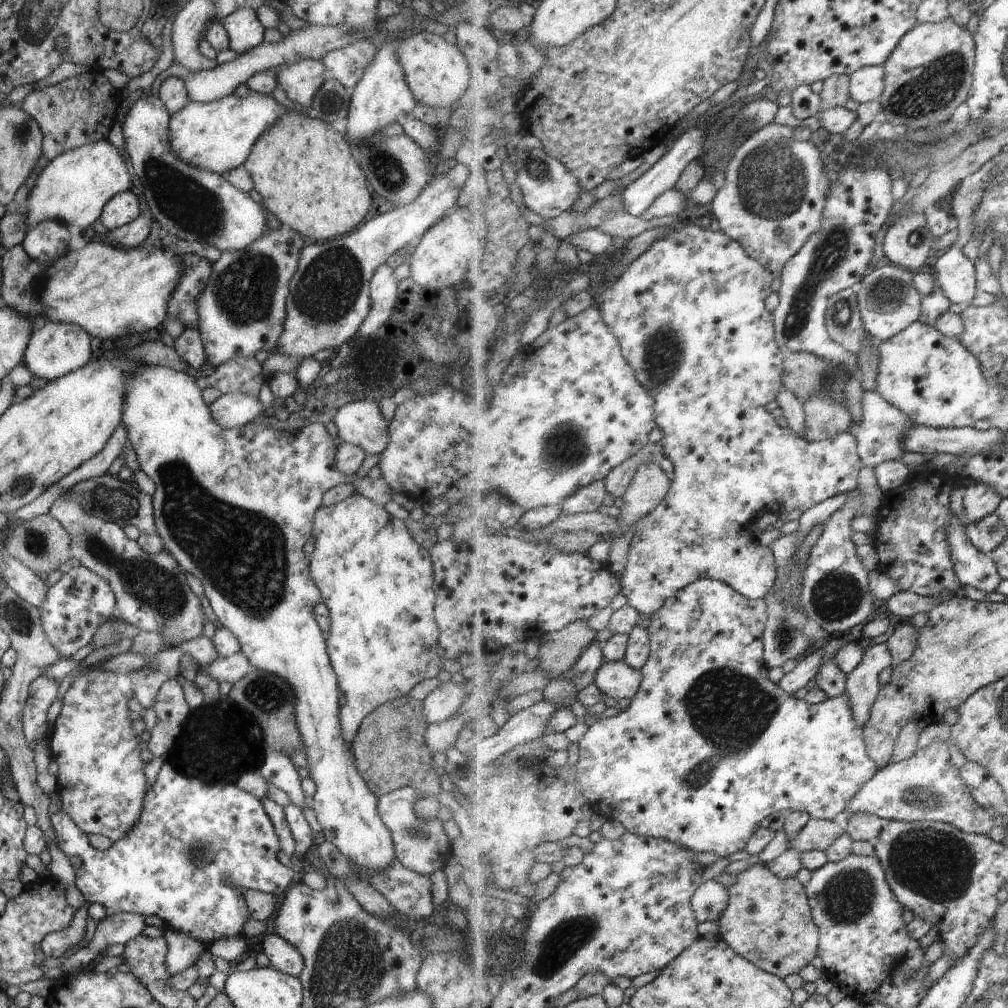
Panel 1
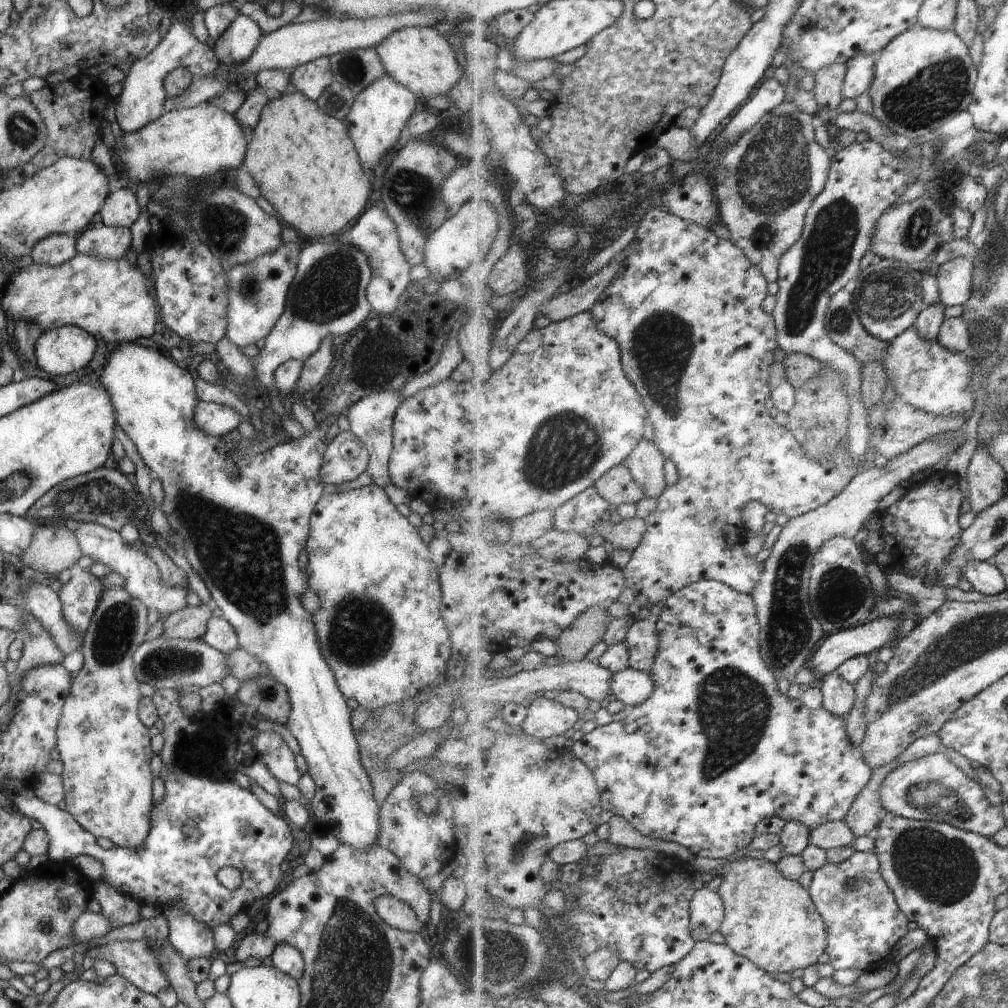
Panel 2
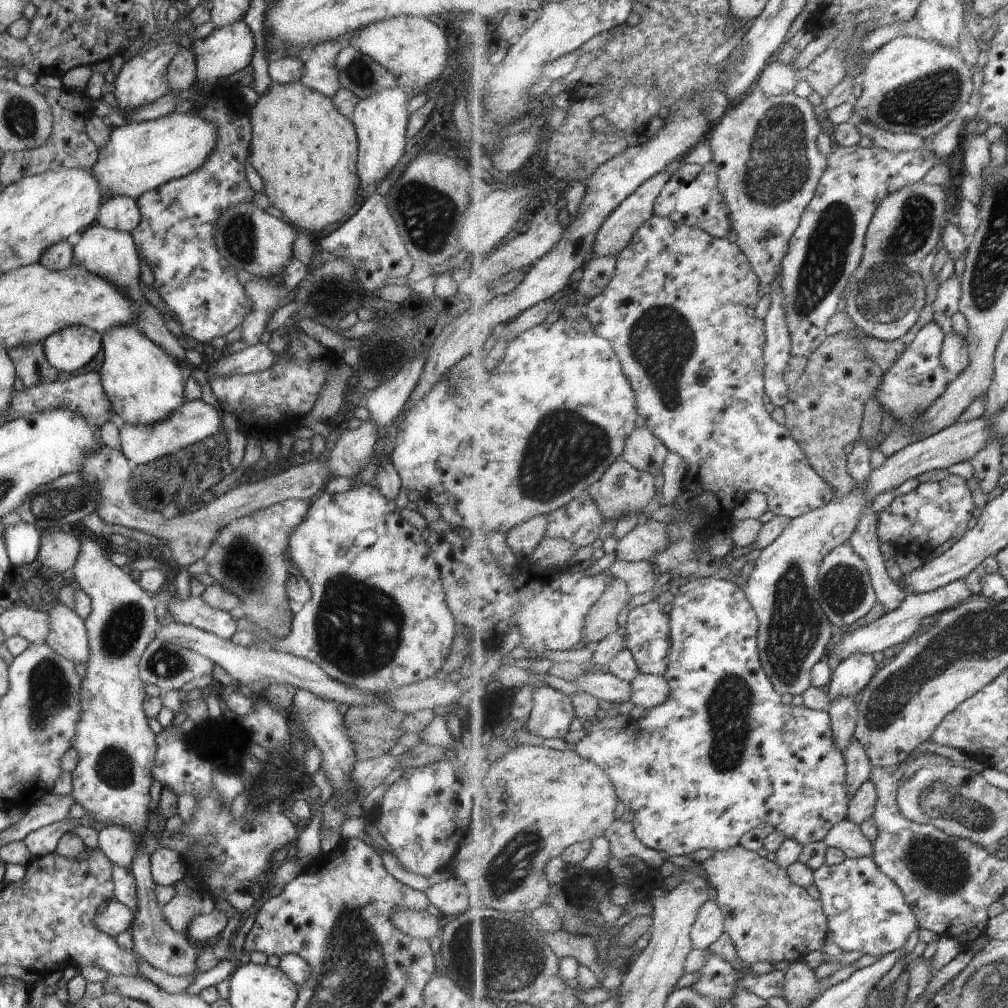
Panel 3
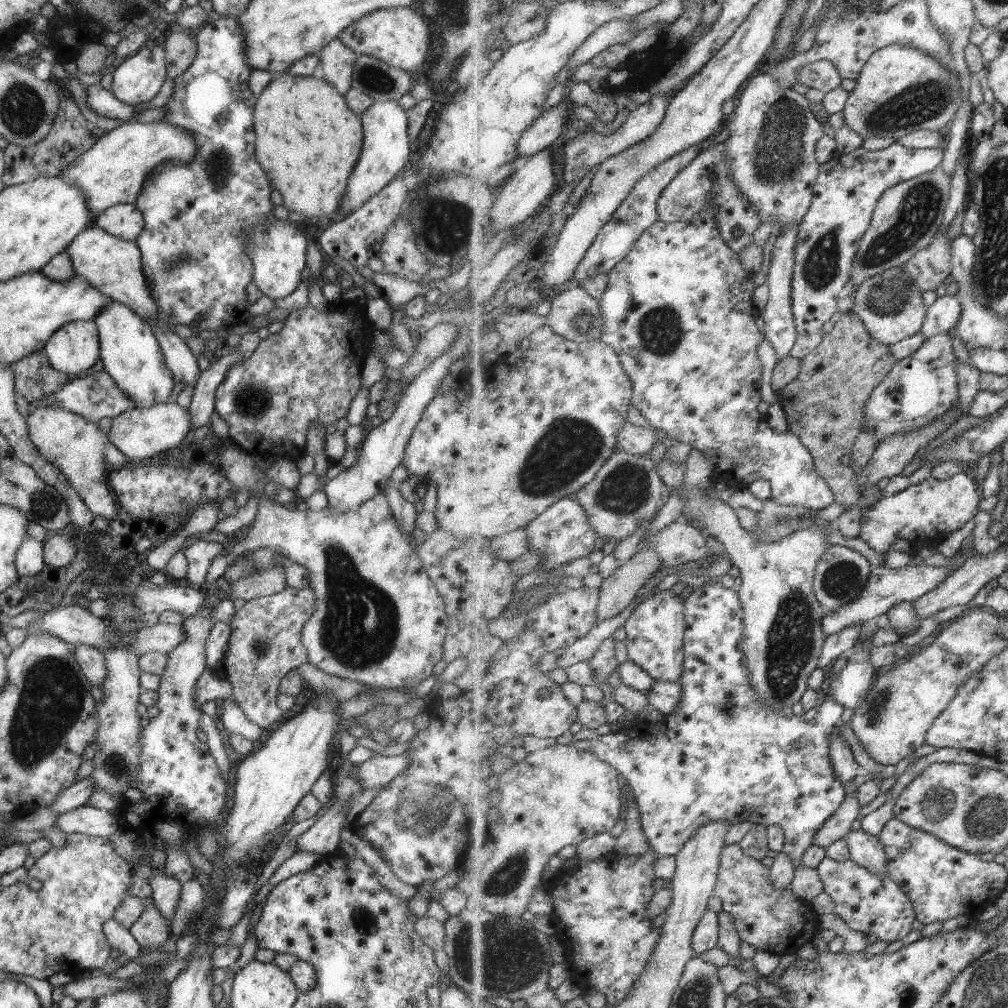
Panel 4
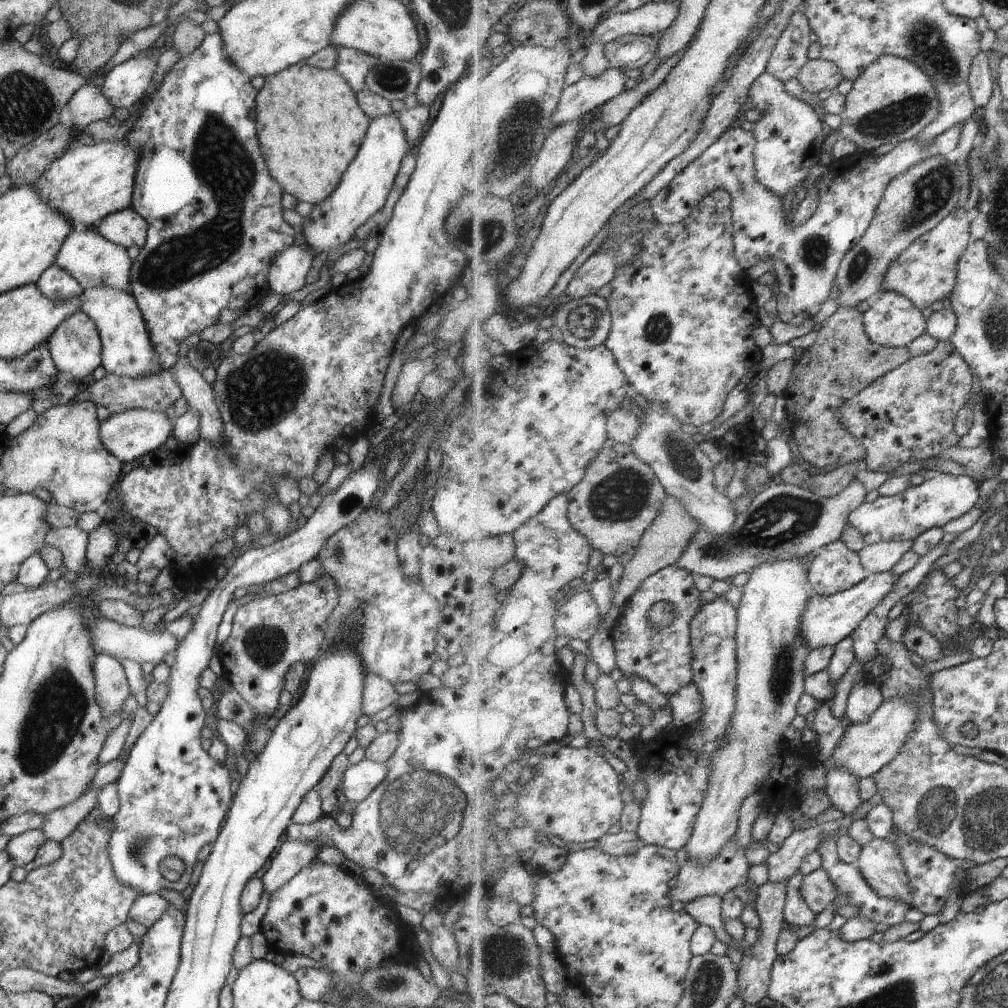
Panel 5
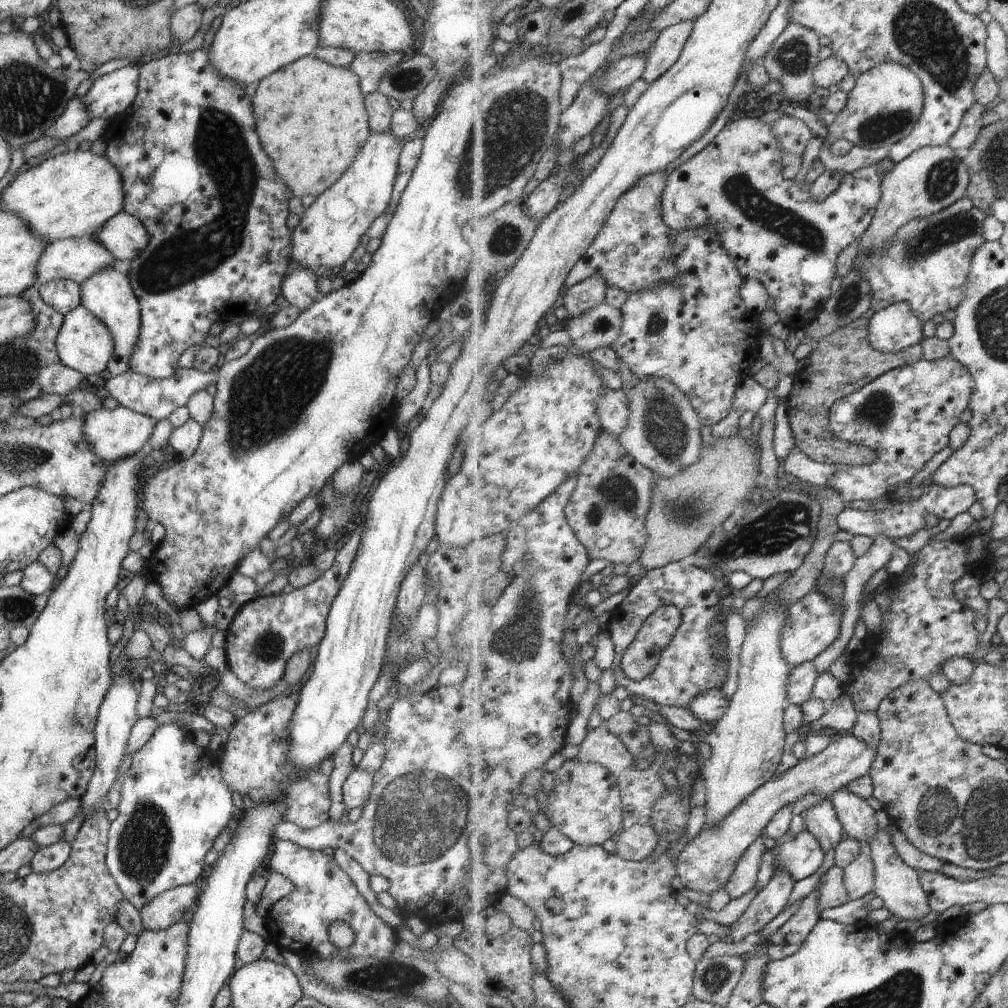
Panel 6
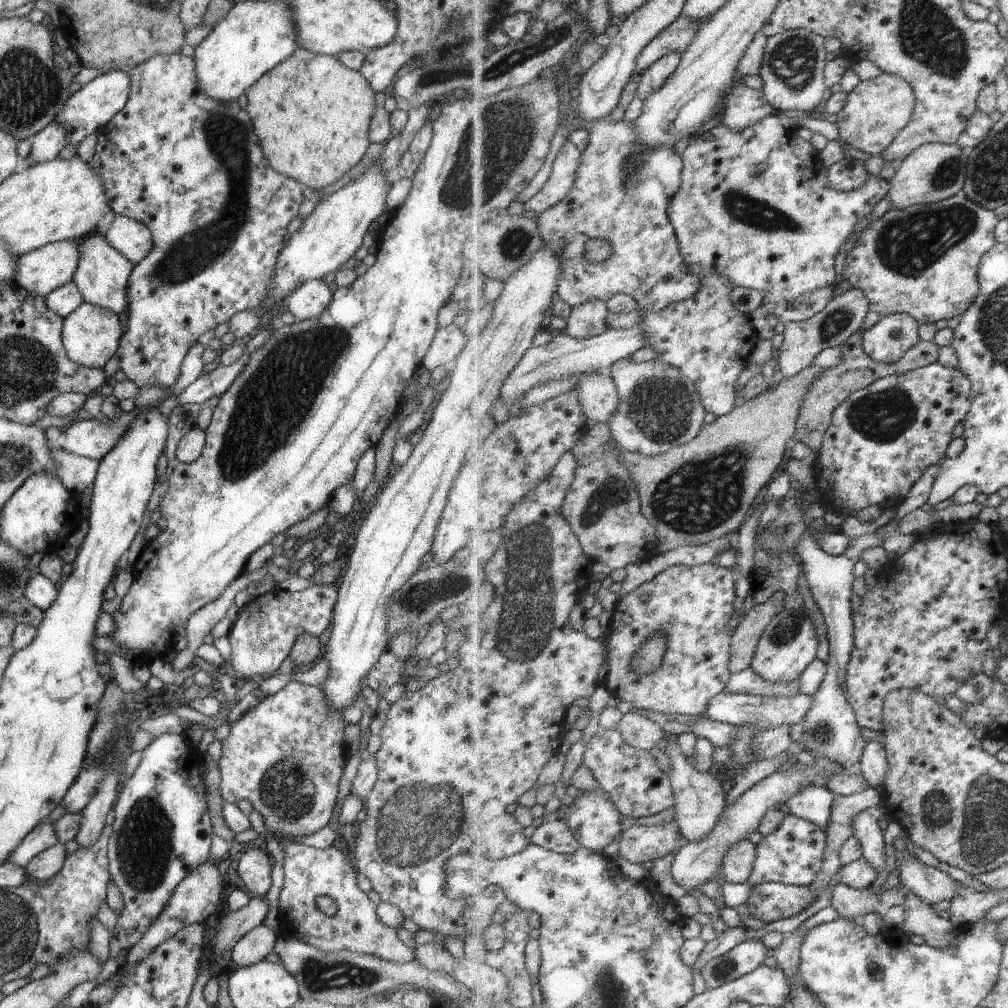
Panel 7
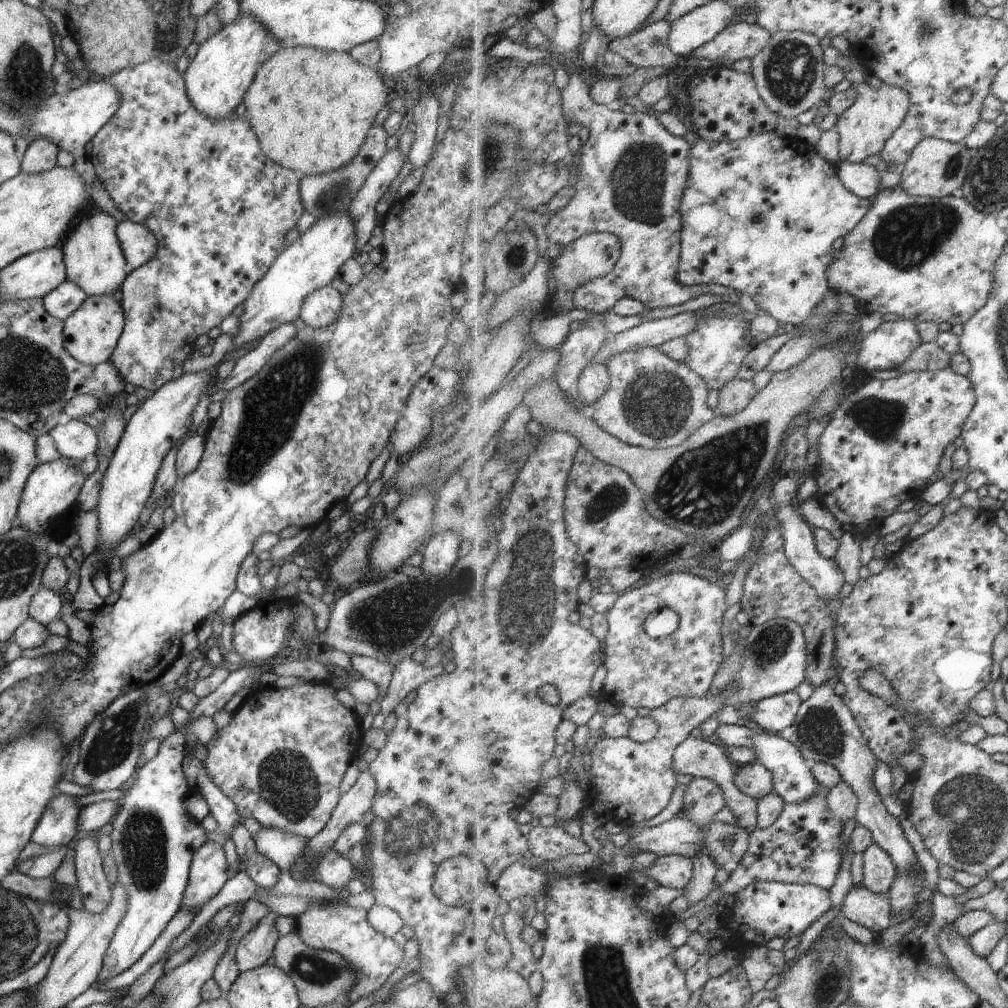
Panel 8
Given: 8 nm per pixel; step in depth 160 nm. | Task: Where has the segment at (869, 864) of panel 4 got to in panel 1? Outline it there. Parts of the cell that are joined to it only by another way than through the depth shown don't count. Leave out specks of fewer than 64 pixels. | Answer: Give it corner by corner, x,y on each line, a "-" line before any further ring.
827,819
811,820
795,836
788,836
787,848
795,849
800,855
809,851
826,851
846,830

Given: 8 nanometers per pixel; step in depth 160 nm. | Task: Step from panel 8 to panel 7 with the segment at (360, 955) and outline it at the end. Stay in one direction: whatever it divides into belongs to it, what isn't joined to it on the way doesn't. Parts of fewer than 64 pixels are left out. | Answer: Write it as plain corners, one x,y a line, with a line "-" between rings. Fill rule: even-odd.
290,841
285,844
283,851
283,885
278,897
277,936
286,939
297,939
322,951
345,949
359,954
371,955
379,960
403,964
413,960
413,950
403,945
397,939
397,930
386,927
375,914
376,904
367,899
355,883
356,870
351,860
344,856
333,845
324,849
308,847
303,843
-
317,896
329,896
336,902
336,912
332,916
324,916
315,905

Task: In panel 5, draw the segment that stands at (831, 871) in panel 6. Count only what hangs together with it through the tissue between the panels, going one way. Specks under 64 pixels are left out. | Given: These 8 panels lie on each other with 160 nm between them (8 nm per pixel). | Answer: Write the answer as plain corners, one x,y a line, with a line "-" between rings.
821,867
804,877
802,893
811,910
819,914
840,895
840,890
835,886
826,870

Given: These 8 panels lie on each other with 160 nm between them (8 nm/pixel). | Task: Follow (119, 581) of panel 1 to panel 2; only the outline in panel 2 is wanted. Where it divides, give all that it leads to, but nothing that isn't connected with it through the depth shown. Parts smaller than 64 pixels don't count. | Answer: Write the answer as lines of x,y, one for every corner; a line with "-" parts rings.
77,521
77,528
73,531
81,556
88,556
95,563
109,568
109,571
119,574
123,578
123,590
139,600
145,610
154,608
157,616
169,616
187,606
187,588
167,587
160,578
160,572
155,562
146,555
142,547
124,544
119,531
110,530
88,521

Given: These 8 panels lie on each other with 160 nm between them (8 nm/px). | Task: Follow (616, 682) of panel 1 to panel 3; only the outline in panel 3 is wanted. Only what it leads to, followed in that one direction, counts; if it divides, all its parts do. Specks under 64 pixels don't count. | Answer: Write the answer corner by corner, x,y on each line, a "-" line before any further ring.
641,673
631,683
633,694
632,702
647,710
663,704
671,694
668,680
657,675

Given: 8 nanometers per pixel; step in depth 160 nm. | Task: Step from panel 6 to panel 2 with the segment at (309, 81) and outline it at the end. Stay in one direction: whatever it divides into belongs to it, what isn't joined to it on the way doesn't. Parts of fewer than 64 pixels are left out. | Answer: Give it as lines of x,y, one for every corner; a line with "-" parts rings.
288,90
279,98
269,98
261,108
242,166
261,188
260,196
275,208
277,219
283,222
281,225
289,224
301,238
305,236
307,240
319,240
323,236
333,236
365,210
365,200
369,194
369,172
360,166
343,122
321,112
315,106
315,101
307,100
299,92

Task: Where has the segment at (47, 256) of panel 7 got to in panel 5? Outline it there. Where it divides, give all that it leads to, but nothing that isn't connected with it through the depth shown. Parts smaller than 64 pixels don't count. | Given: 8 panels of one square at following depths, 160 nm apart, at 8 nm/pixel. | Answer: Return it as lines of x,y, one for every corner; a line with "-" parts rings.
86,228
83,232
69,231
61,246
52,258
53,266
63,269
72,276
81,288
105,285
123,289
128,292
128,274
132,260
122,246
105,240
94,228

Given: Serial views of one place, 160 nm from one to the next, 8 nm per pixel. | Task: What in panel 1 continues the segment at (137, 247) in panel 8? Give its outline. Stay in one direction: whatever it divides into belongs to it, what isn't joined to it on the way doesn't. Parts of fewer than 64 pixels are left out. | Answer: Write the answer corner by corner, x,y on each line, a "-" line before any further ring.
129,189
115,193
104,205
100,214
103,227
109,231
131,222
139,214
137,198

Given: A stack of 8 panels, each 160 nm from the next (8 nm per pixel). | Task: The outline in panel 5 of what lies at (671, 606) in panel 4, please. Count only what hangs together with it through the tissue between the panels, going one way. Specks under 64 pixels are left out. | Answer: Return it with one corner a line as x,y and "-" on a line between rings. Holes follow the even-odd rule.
676,564
644,580
609,630
614,640
616,663
624,678
631,680
641,677
654,684
668,697
694,683
694,648
691,642
690,622
702,606
701,591
695,586
695,576
-
661,601
676,606
676,617
673,624
658,631
651,628
649,611
654,604

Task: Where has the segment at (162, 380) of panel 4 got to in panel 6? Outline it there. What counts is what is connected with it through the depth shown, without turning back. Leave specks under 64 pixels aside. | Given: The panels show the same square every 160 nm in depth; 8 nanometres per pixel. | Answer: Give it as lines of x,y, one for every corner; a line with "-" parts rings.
125,266
96,270
89,275
81,285
81,304
93,313
110,330
113,339
111,358
107,361
106,369
110,376
123,374
128,370
128,358
138,337
140,310
138,300
133,294

